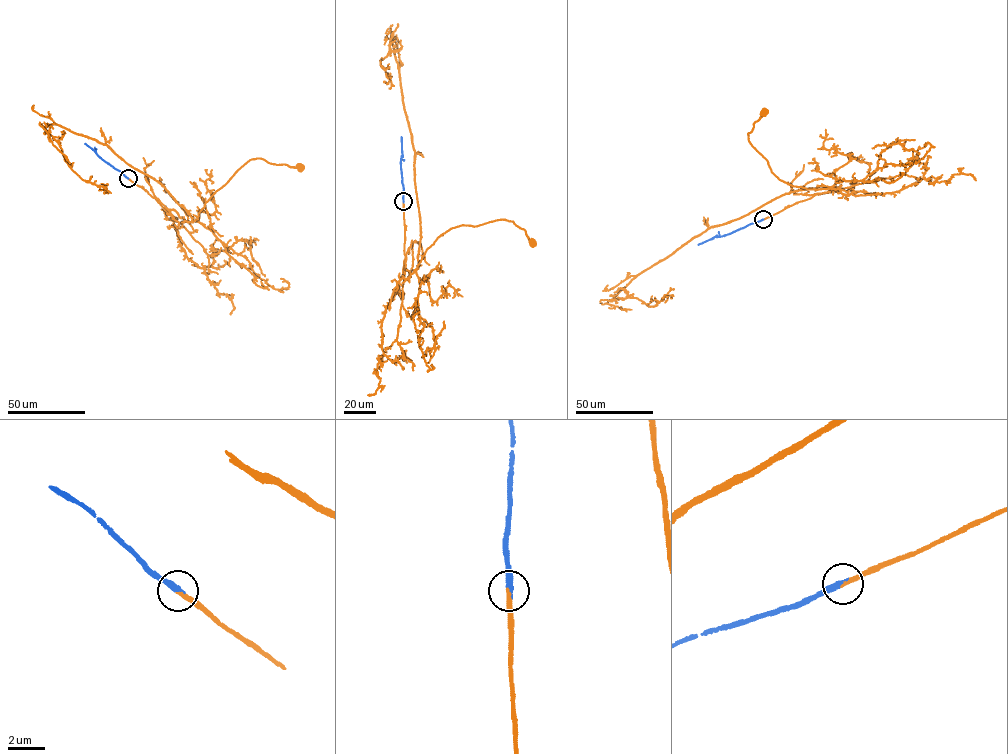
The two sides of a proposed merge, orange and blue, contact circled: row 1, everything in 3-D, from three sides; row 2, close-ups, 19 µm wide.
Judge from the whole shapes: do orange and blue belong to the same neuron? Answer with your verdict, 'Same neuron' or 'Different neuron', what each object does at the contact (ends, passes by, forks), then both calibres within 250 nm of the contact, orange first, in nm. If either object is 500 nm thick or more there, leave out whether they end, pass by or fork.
Same neuron. At the ring orange ends. At the ring blue ends. Thickness 240 nm (orange) against 320 nm

